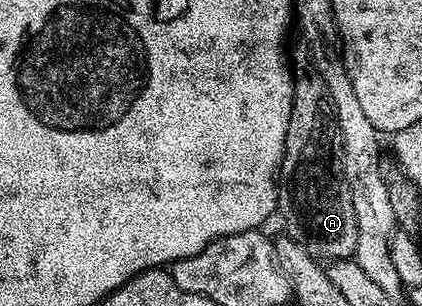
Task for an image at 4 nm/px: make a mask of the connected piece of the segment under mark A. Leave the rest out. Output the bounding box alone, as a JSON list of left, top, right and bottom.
[276,69,356,261]

